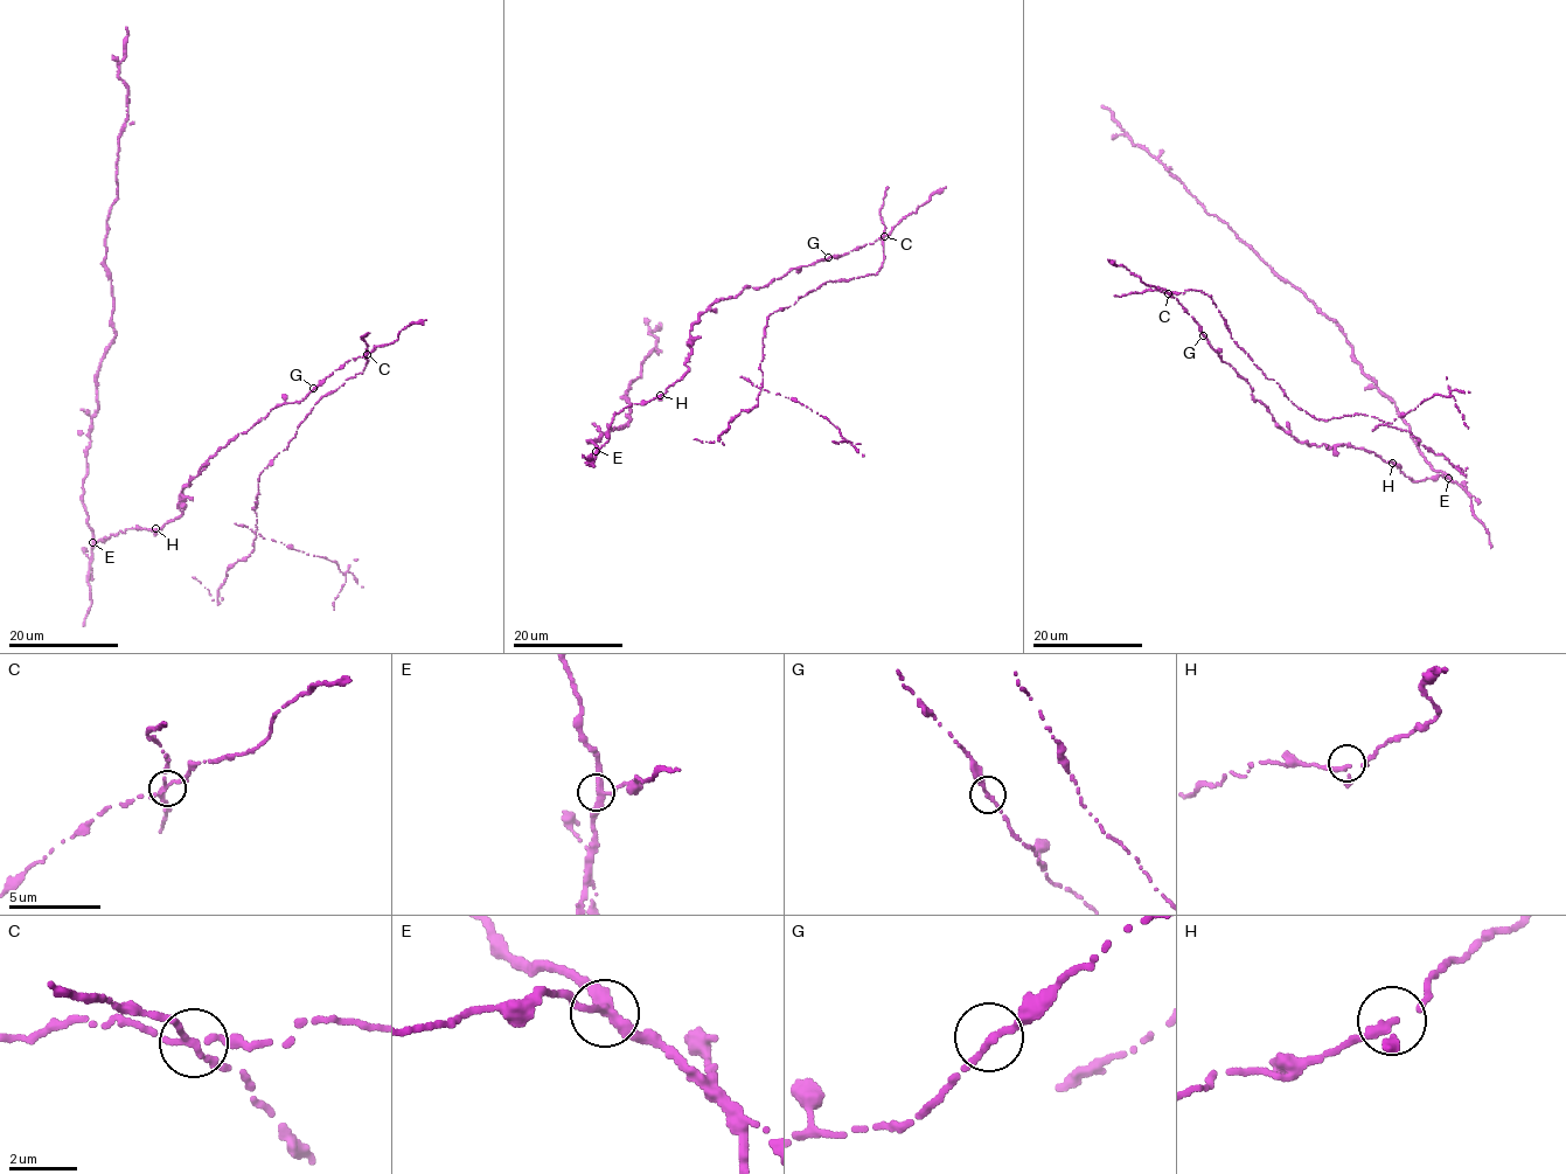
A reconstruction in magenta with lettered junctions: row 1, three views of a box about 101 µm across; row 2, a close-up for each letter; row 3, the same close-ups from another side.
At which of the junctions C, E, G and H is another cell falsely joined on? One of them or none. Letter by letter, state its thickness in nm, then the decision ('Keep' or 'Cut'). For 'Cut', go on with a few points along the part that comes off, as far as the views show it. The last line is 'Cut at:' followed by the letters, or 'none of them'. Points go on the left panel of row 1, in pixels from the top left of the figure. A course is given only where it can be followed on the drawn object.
C: Thickness 170 nm. Cut. Course of the part to remove: (368, 354), (259, 474), (253, 509), (264, 539), (336, 563), (346, 577), (334, 610)
E: Thickness 320 nm. Keep
G: Thickness 200 nm. Keep
H: Thickness 190 nm. Keep
Cut at: C

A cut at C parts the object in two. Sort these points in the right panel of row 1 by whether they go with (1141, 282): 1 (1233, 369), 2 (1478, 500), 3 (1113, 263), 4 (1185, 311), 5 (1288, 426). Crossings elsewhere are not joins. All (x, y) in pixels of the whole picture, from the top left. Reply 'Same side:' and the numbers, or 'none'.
Same side: 1, 2, 3, 4, 5

